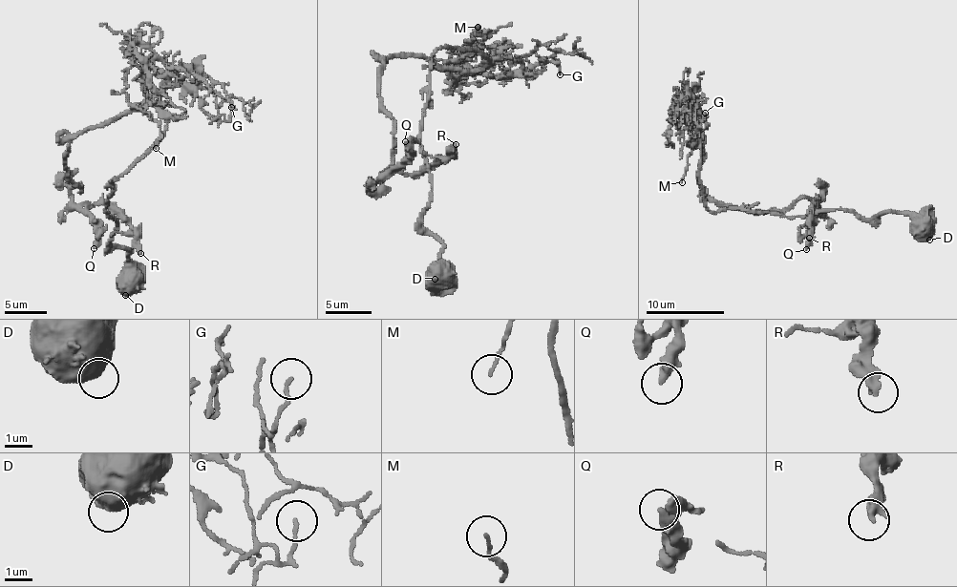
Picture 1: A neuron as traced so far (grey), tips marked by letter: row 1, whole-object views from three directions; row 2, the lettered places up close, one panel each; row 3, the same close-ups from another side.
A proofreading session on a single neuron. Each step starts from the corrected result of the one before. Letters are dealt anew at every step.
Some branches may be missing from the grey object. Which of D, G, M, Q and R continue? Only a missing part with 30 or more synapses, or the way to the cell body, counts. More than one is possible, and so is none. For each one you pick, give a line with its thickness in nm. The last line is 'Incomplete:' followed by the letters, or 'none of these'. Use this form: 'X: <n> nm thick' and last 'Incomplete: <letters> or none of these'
Incomplete: none of these

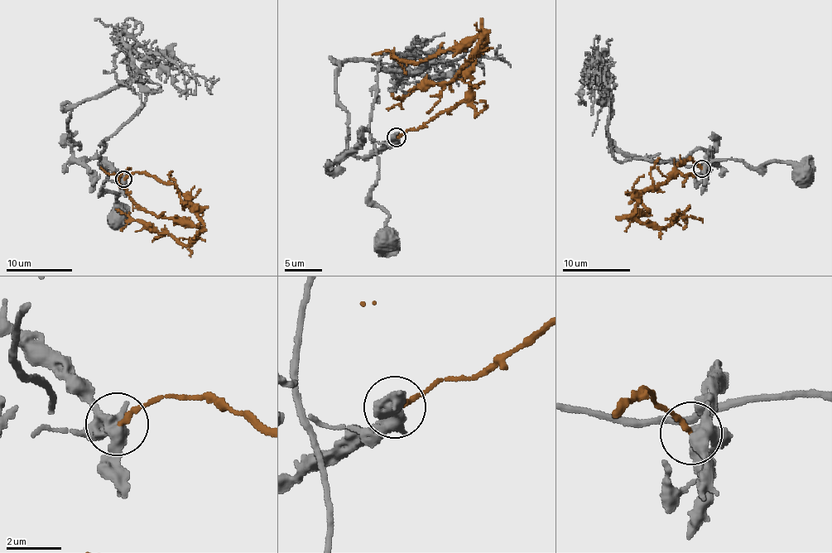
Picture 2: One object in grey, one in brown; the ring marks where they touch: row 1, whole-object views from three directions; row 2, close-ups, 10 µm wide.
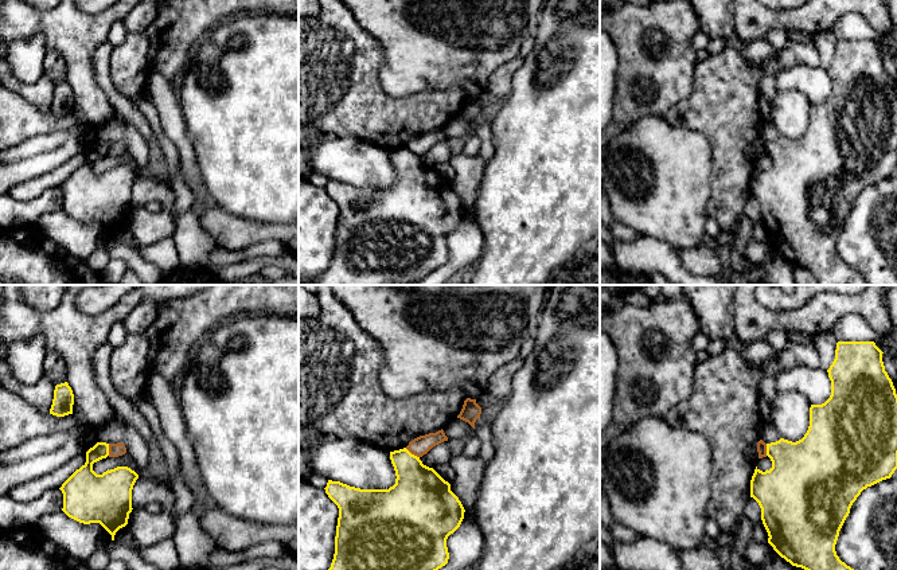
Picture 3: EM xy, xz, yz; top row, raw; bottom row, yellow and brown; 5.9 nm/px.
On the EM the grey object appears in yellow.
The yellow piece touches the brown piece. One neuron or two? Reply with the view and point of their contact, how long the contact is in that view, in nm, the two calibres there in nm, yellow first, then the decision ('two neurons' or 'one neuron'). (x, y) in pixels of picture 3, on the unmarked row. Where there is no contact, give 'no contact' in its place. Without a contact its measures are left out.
xz (410, 152) | 110 nm | 320/110 nm | two neurons

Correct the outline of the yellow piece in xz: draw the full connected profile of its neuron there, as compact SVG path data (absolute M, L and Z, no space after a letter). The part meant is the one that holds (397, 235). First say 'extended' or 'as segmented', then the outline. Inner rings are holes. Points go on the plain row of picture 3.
as segmented; M406 147L390 151L390 159L397 177L389 188L360 188L328 179L325 192L339 207L335 253L331 266L308 285L409 285L424 280L448 262L446 238L464 218L461 200L451 190L448 180Z

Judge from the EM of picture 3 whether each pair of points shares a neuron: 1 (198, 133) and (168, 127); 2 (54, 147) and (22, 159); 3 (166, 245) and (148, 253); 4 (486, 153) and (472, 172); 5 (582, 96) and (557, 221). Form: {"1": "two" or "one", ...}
{"1": "two", "2": "one", "3": "one", "4": "two", "5": "one"}

